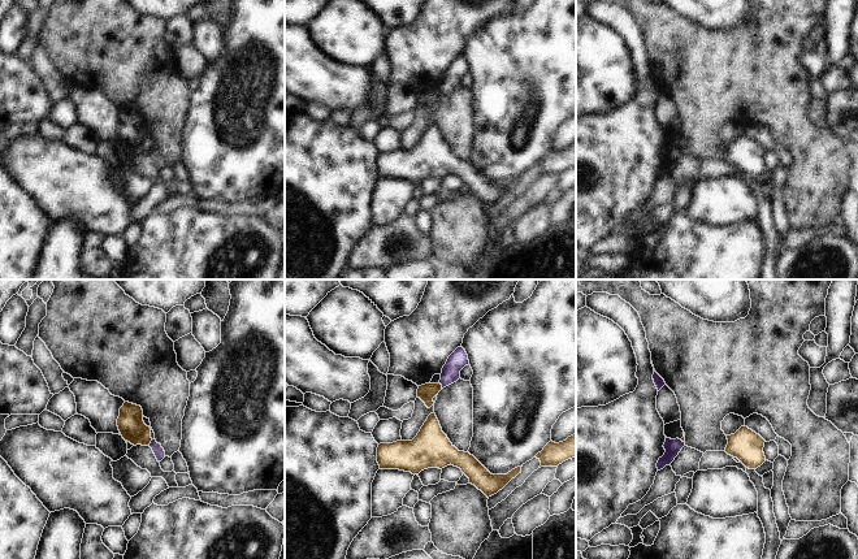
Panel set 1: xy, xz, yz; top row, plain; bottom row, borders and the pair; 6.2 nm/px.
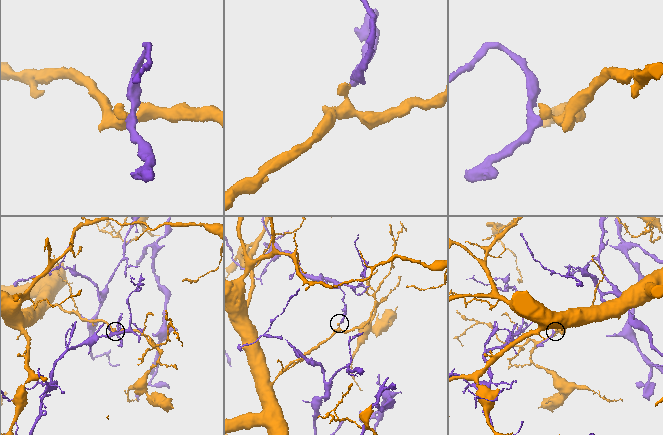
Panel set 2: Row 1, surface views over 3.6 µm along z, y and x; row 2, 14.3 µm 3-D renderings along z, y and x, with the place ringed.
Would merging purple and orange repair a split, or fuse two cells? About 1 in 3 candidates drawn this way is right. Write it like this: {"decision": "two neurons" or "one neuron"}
{"decision": "two neurons"}

